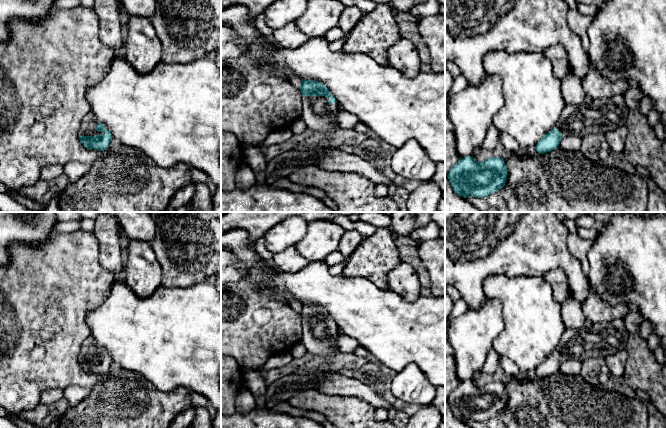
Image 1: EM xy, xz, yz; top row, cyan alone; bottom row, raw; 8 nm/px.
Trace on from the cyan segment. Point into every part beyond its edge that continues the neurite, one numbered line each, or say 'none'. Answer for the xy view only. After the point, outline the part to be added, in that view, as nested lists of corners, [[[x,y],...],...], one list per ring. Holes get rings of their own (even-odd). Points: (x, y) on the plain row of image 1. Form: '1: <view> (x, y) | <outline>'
1: xy (87, 351) | [[[88,335],[81,345],[78,360],[103,359],[104,356],[95,354],[97,348],[98,345],[94,342],[93,338]]]

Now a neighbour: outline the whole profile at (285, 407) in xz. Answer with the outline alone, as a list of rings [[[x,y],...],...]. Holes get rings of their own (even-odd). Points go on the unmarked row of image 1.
[[[287,401],[283,402],[277,409],[277,412],[285,413],[291,416],[301,416],[301,417],[312,417],[313,411],[295,408],[290,405]]]

